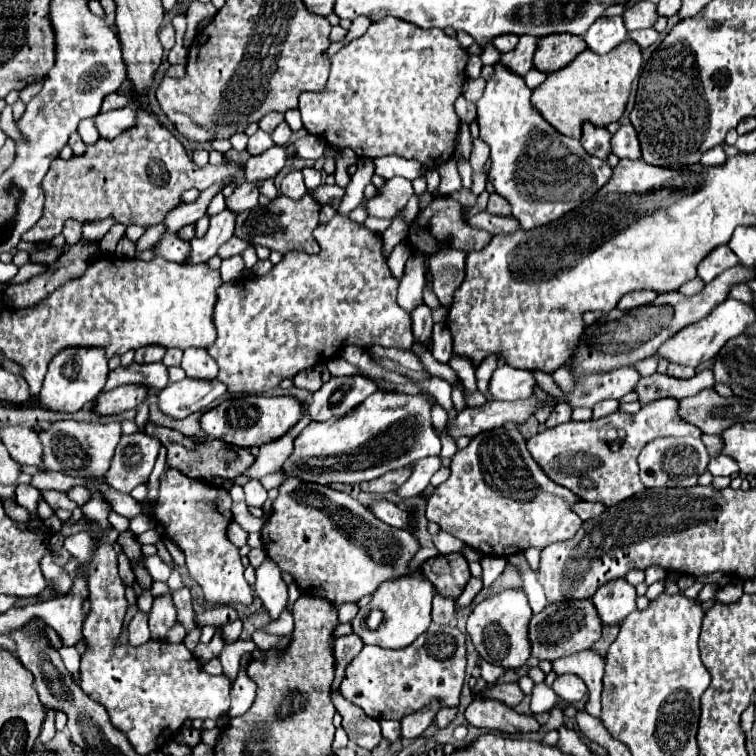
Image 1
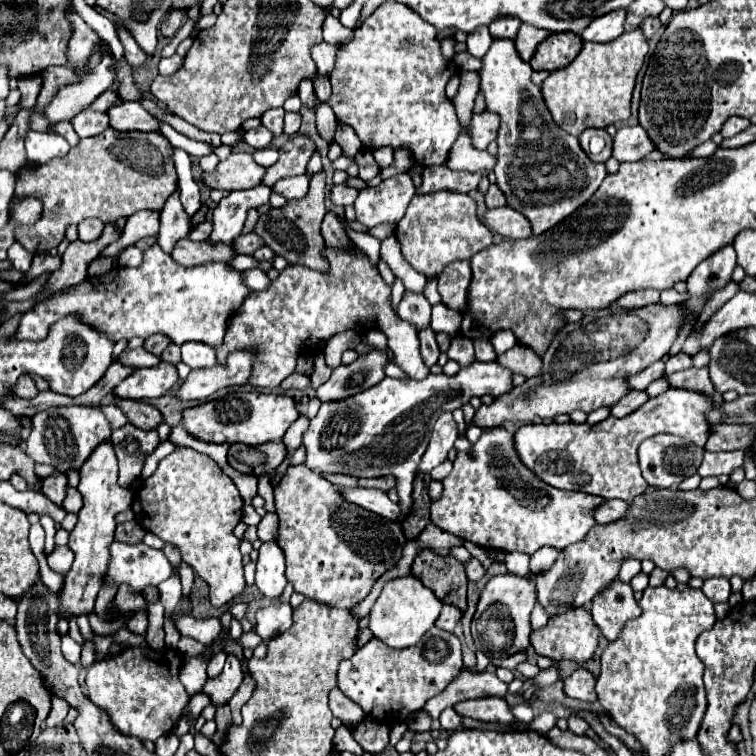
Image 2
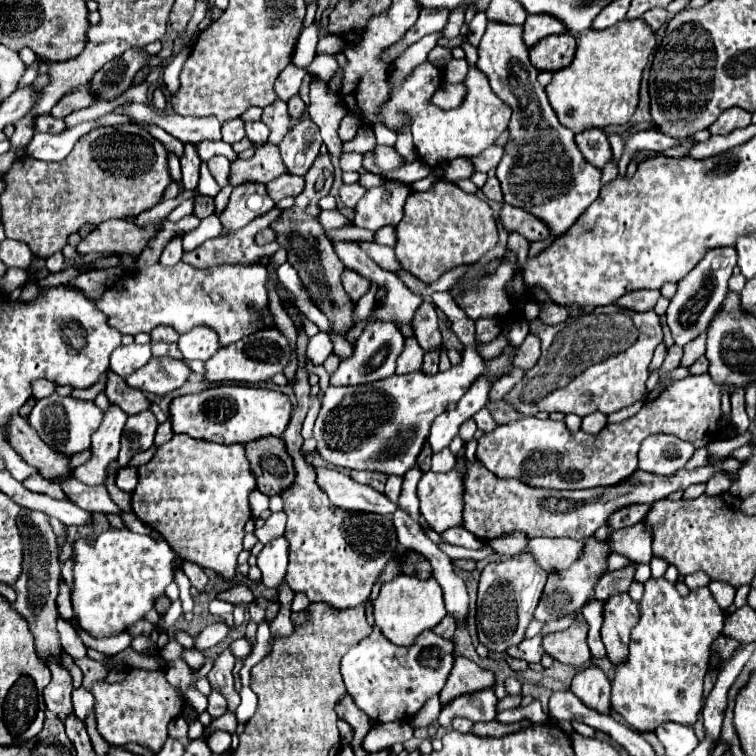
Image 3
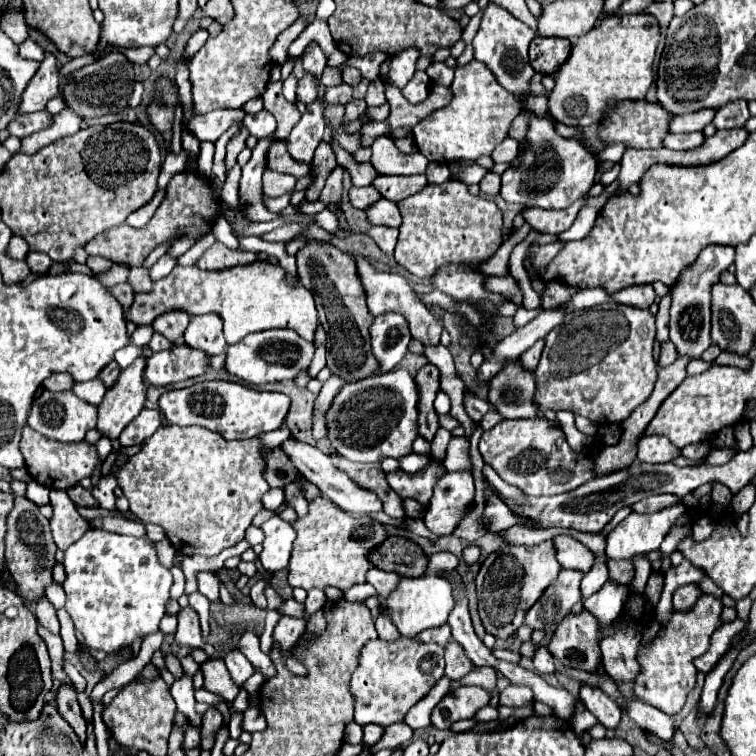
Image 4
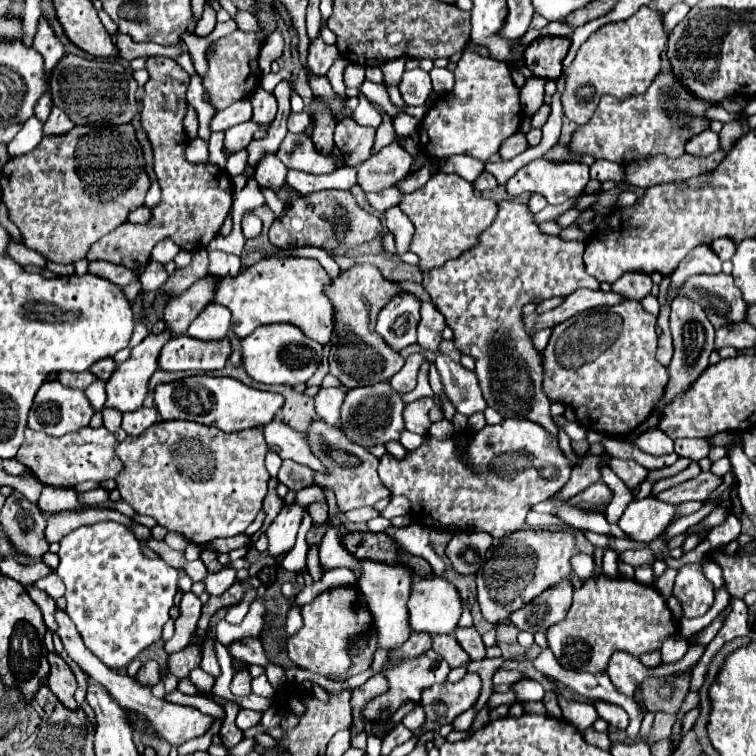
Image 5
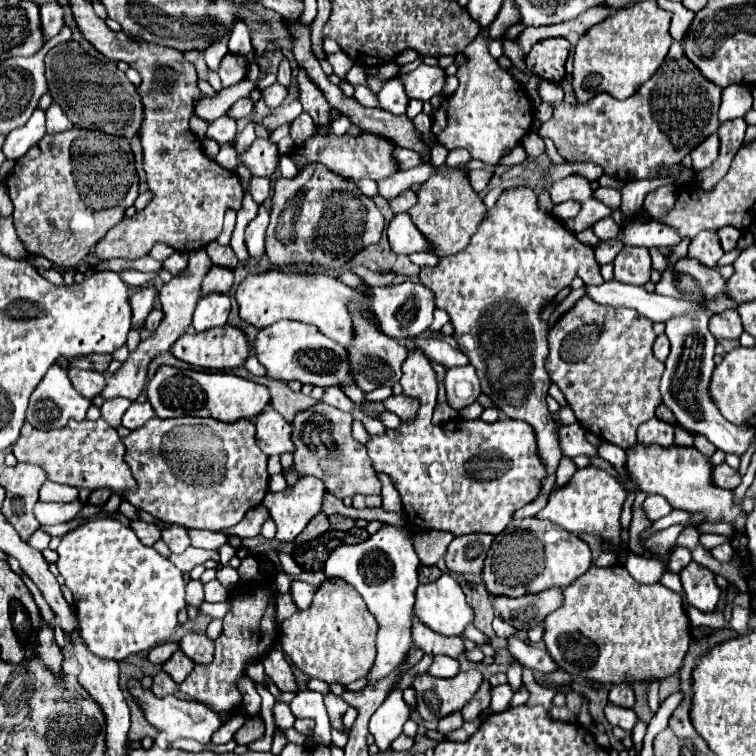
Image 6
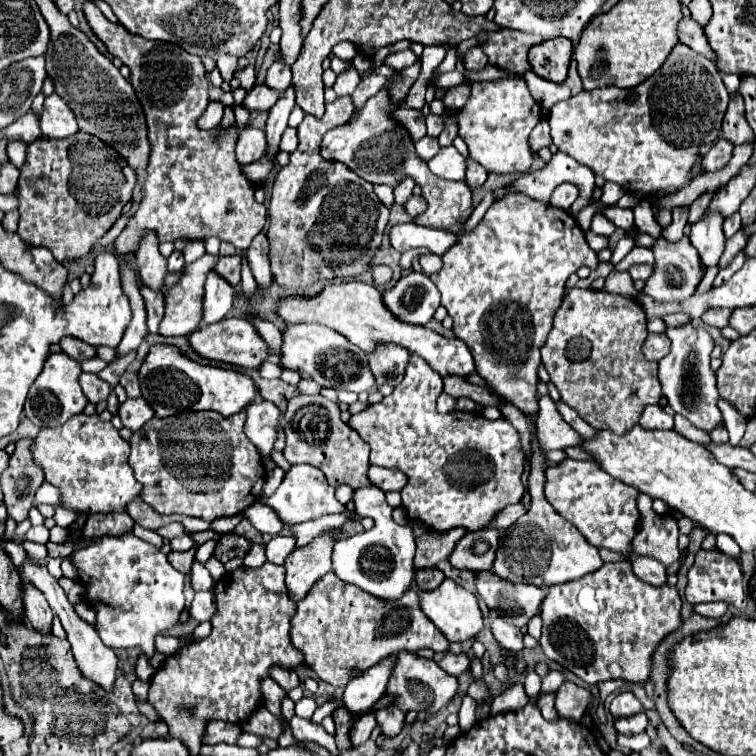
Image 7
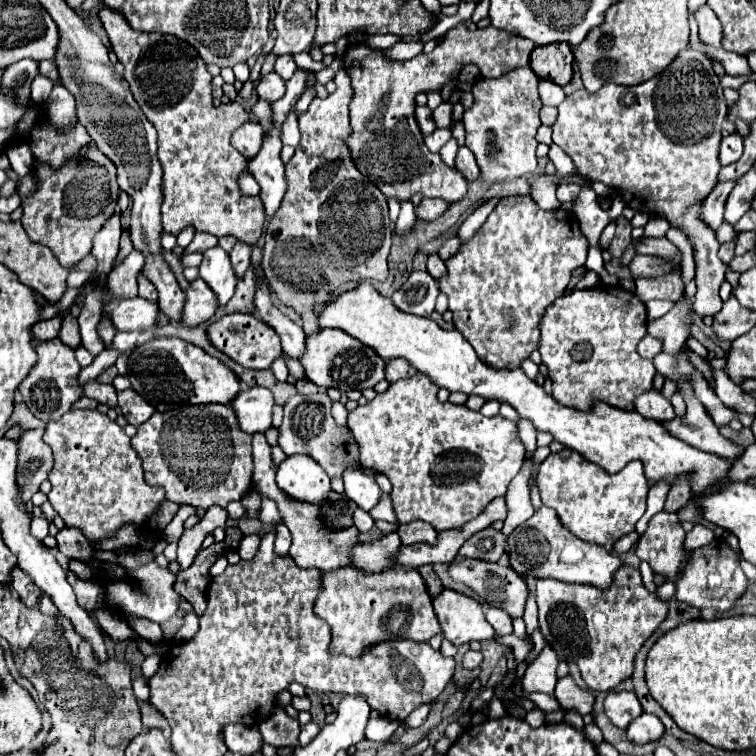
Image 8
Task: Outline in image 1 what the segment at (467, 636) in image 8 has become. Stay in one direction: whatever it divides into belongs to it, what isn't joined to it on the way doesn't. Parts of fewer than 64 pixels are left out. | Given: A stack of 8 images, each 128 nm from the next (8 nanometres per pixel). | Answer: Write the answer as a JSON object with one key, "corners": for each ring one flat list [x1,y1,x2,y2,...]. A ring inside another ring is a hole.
{"corners":[[406,576,406,578,396,578,396,580,388,580,382,582,380,588,376,590,376,594,372,596,370,604,364,608,362,614,354,616,354,628,352,634,360,636,360,640,364,644,376,644,380,648,406,648,410,646,422,632,426,632,426,628,430,626,430,610,432,610,432,594,434,588,428,580,422,580,418,576],[378,608,384,612,384,620,378,626,378,630,368,630,364,620,368,610]]}

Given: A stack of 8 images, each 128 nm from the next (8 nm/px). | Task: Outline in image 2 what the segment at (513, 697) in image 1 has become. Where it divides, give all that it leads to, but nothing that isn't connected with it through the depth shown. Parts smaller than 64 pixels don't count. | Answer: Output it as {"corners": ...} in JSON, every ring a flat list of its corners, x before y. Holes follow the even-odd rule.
{"corners":[[462,670,460,676,452,684,448,684,446,690,442,690,438,696,434,696,434,700,426,702,424,712,430,718,438,718,444,708,454,706,462,700,484,698,484,696,504,698,506,690,508,690,508,686,504,682,500,682,494,672,476,674,472,670]]}

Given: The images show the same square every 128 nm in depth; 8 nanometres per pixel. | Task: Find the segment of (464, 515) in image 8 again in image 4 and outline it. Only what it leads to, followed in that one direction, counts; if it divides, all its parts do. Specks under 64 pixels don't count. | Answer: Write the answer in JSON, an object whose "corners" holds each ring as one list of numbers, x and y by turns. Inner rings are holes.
{"corners":[[546,418,528,420,502,420,480,438,480,454,502,480,524,490,528,496,554,496,570,492,584,482,596,478,594,460,598,456,598,444,590,444,580,452,574,452,558,424],[430,462,422,472,418,474,406,474,402,470,388,474,388,484,390,488,400,496,400,498,416,498,422,506,428,506,430,496,432,496,432,486,438,482,438,478,444,474,444,466,438,462]]}

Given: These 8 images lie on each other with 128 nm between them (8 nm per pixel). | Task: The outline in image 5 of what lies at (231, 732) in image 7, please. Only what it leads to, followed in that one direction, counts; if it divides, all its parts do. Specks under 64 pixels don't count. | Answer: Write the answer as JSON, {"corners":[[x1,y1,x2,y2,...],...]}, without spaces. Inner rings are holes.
{"corners":[[56,610,56,622,58,622,58,636,62,638,62,644,64,644,64,650,68,652,68,656,100,686,104,686,116,700,122,708,130,708,134,712,138,712,140,716,146,716,152,724,152,730,164,738,166,742,170,742,172,746,180,746,184,744,186,740,192,740,192,738,198,738,202,736,210,726,212,726,212,718,202,714,200,710,192,708,192,706,180,706,180,704,170,704,166,702,164,698,156,698,152,694,152,688,148,686,140,686,134,678,130,678,128,674,118,674,110,668,106,668,106,664,102,664,102,660,98,660,84,644,82,644,82,636,78,636,78,630,74,628,74,622,70,620,70,616,62,610]]}

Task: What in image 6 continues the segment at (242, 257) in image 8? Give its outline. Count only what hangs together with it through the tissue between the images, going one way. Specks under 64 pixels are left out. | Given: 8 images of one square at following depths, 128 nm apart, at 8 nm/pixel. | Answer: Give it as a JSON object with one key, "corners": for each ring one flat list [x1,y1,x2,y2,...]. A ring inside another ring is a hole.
{"corners":[[212,266,210,272,206,274,206,280,202,280,202,296,210,294,210,292,228,294,232,284,234,284,234,270]]}

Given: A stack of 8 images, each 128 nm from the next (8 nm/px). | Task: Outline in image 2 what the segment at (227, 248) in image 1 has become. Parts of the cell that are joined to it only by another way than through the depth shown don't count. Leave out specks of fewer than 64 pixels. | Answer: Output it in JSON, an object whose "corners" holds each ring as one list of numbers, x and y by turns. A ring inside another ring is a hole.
{"corners":[[240,234,232,244,234,244,234,250,238,254,248,254,248,256,254,250,258,250,260,246,264,246,264,242,262,242,262,238,258,234]]}

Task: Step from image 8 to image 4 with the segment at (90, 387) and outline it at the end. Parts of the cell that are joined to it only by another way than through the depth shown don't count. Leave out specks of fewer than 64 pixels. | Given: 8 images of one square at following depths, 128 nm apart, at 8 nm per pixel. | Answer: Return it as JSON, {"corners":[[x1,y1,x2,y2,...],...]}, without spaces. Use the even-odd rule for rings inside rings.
{"corners":[[52,374,50,378,46,378,46,380,42,382,42,386,44,386,46,390,50,390,50,392,70,390,72,384,74,384,74,380,72,380,70,376,66,376,66,374]]}

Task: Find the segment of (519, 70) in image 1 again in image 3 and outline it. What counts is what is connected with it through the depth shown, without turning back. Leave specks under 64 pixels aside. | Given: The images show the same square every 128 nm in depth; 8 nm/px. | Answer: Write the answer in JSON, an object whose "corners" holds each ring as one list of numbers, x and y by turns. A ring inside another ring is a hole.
{"corners":[[534,14,534,16,528,16,526,22,524,22,524,40,526,40,526,46,532,48,538,40,546,38,546,36,552,36,552,34,564,34,566,28,552,16,546,16,546,14]]}

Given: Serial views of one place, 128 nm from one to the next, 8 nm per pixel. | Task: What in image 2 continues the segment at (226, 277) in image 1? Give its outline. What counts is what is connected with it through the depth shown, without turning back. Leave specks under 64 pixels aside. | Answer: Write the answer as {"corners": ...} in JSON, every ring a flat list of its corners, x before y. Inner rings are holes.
{"corners":[[236,256,234,260,230,260,228,266,230,266,232,270,238,270,238,272,248,270,248,268,262,268,262,270,268,270,268,268,272,266,272,262,258,262,258,260,254,260,252,256]]}

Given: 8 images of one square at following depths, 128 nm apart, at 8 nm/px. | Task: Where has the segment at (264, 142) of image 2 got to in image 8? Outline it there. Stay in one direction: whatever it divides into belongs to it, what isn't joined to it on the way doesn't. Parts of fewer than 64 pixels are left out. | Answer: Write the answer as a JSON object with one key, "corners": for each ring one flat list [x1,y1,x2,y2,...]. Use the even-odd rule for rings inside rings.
{"corners":[[284,54,284,56,280,56,280,58,276,60,274,72,276,72,278,76,282,76,282,80,290,80,296,70,298,70,298,66,296,66,296,62,294,62,294,58,292,58,290,54]]}

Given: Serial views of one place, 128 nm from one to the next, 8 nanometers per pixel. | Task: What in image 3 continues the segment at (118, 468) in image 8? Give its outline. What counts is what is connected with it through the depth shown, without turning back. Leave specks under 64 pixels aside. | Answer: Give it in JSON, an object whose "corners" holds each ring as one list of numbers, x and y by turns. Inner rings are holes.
{"corners":[[18,412,10,416,10,428,6,432,6,438,10,440,10,446,32,466,40,470,42,476,60,480,70,476,70,458,54,452,48,448,34,428,28,424,26,418,22,418]]}

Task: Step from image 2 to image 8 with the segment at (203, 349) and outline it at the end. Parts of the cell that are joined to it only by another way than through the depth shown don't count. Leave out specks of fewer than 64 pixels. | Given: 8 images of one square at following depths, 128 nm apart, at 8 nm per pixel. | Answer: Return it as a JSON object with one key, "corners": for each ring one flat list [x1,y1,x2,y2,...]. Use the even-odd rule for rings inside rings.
{"corners":[[208,248,204,252,204,260,200,264,200,278,212,288,218,298,218,306,226,306,234,296,234,286,238,278,230,266,230,256,220,248]]}

